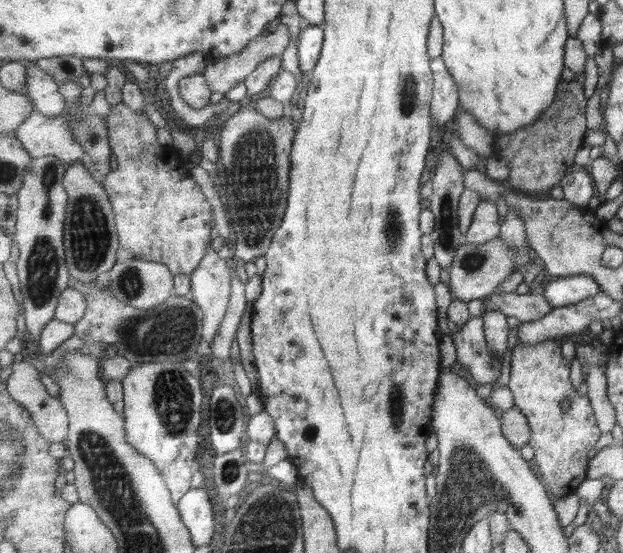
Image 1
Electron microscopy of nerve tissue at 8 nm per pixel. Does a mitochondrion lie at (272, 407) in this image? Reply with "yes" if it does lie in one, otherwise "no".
no

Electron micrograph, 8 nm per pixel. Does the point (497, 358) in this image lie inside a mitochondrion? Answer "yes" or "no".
no

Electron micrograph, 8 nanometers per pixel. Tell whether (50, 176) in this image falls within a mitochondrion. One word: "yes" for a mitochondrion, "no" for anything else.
yes

